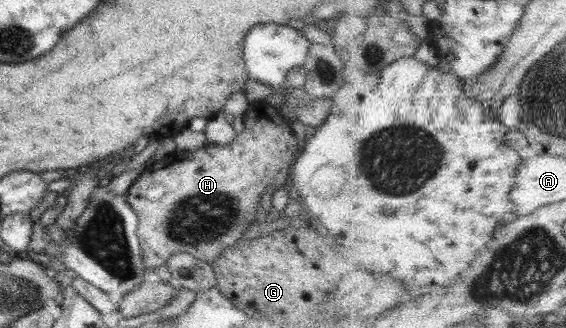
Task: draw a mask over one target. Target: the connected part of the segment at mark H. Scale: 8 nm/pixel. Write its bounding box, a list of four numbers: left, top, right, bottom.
[126,100,301,271]

